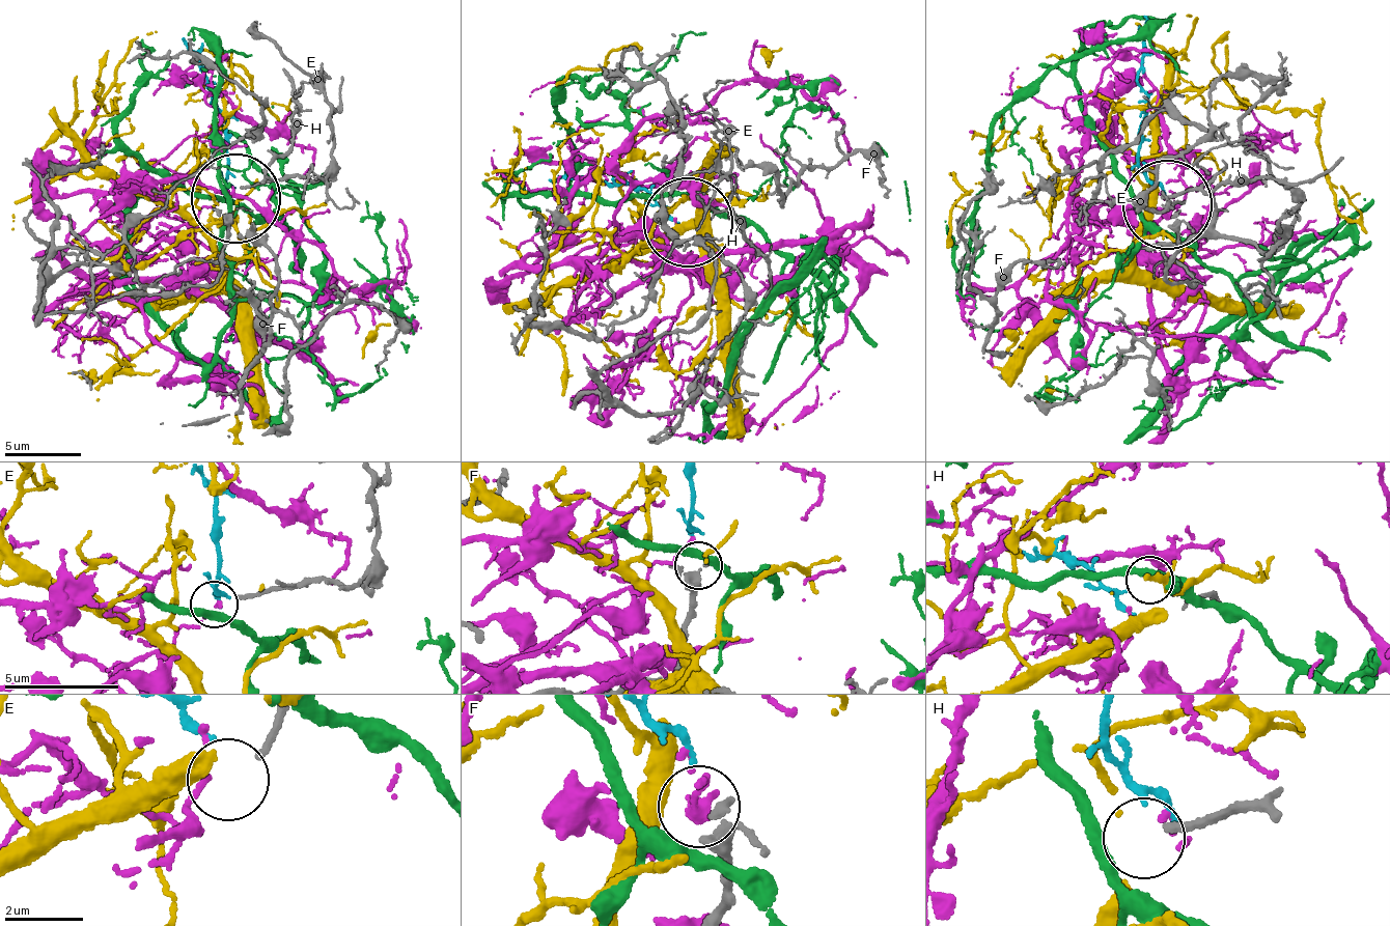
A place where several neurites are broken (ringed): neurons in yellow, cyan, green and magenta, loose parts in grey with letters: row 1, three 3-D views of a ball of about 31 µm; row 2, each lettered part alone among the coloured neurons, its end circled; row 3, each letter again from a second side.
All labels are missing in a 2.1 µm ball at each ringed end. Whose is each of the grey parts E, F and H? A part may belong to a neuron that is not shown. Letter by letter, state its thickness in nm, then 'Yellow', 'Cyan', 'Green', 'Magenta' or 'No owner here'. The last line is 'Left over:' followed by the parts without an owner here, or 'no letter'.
E: Thickness 160 nm. No owner here
F: Thickness 240 nm. Cyan
H: Thickness 220 nm. No owner here
Left over: E, H

